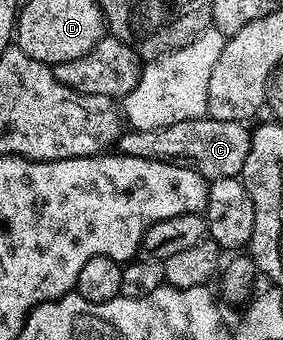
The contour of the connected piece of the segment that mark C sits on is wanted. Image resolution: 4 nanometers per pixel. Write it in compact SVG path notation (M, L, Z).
M201 118L174 122L174 126L158 130L138 130L133 127L131 130L121 131L118 152L119 155L130 158L167 160L170 164L183 164L209 181L214 181L218 178L239 177L242 166L246 166L246 154L250 154L251 141L252 134L247 123Z

